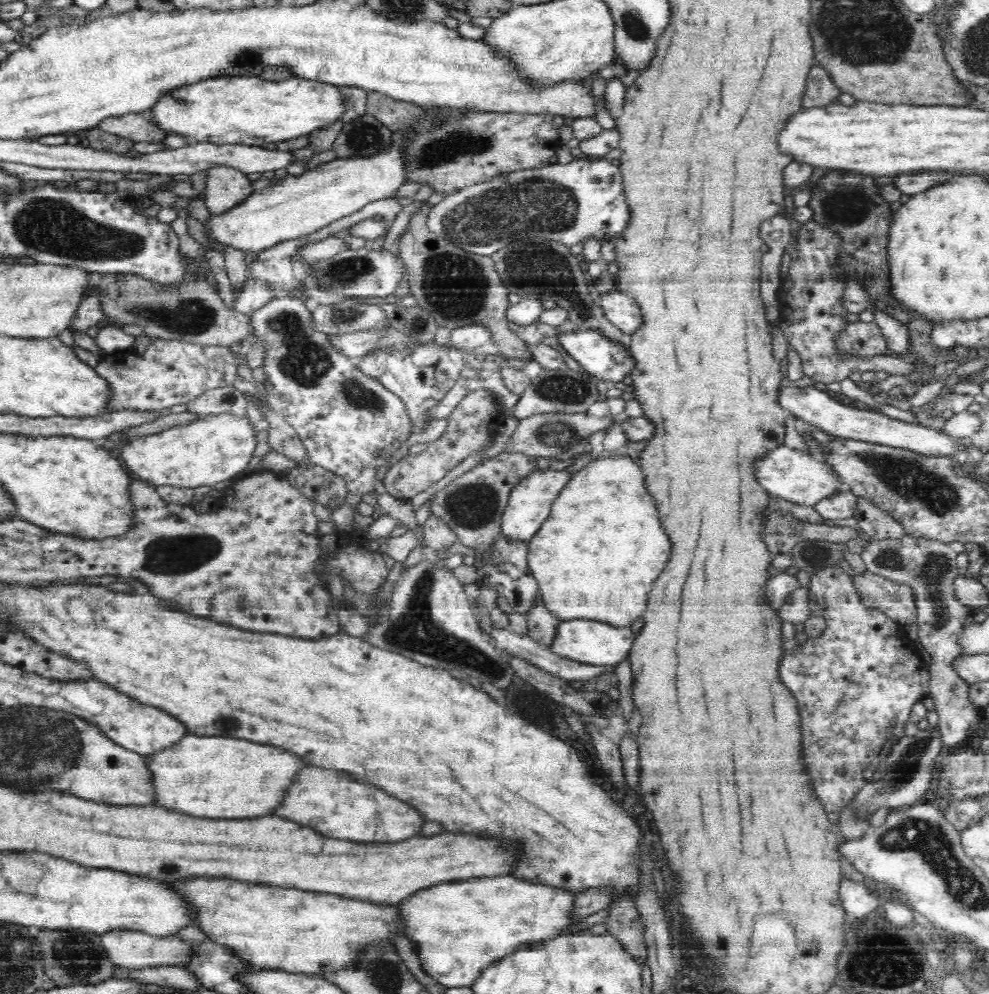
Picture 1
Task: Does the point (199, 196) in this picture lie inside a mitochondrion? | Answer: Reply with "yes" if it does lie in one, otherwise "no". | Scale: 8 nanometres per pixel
no

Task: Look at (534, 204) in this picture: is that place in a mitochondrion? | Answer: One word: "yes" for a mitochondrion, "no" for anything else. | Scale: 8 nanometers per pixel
yes

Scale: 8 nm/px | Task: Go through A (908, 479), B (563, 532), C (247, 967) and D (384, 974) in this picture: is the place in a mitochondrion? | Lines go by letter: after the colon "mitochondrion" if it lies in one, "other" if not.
A: mitochondrion
B: other
C: other
D: mitochondrion

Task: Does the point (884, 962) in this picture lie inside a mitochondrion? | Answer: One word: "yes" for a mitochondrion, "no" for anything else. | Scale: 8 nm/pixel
yes

